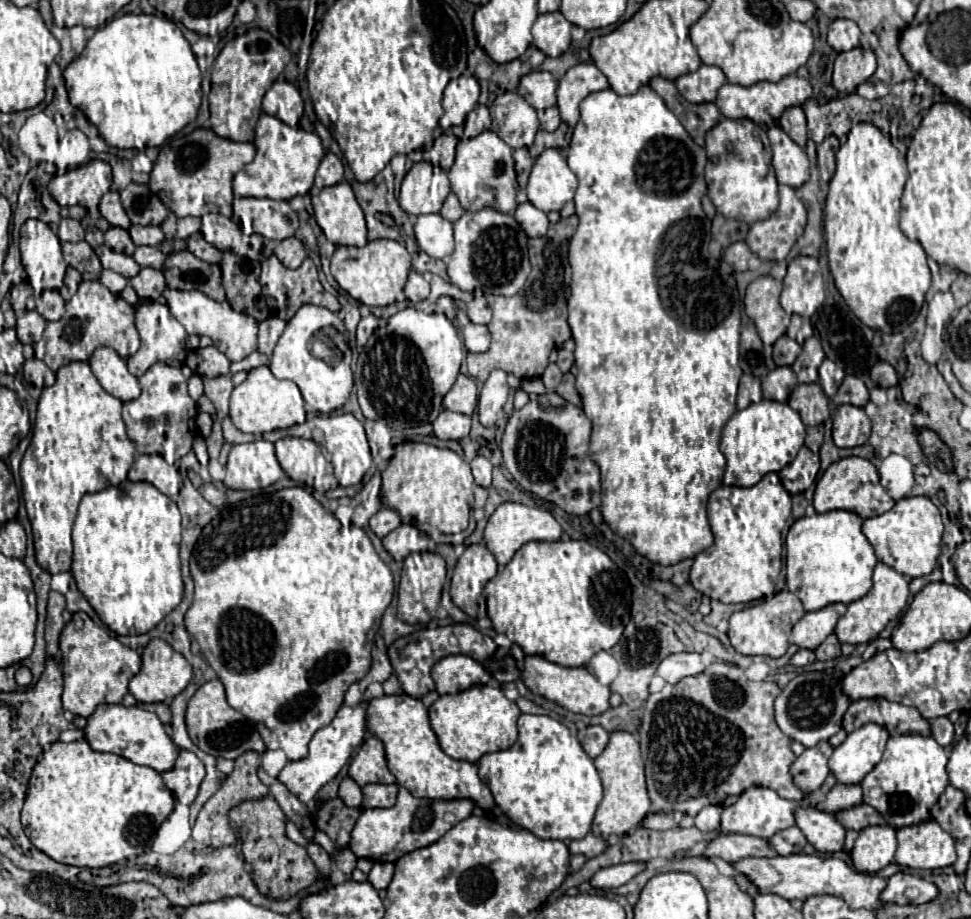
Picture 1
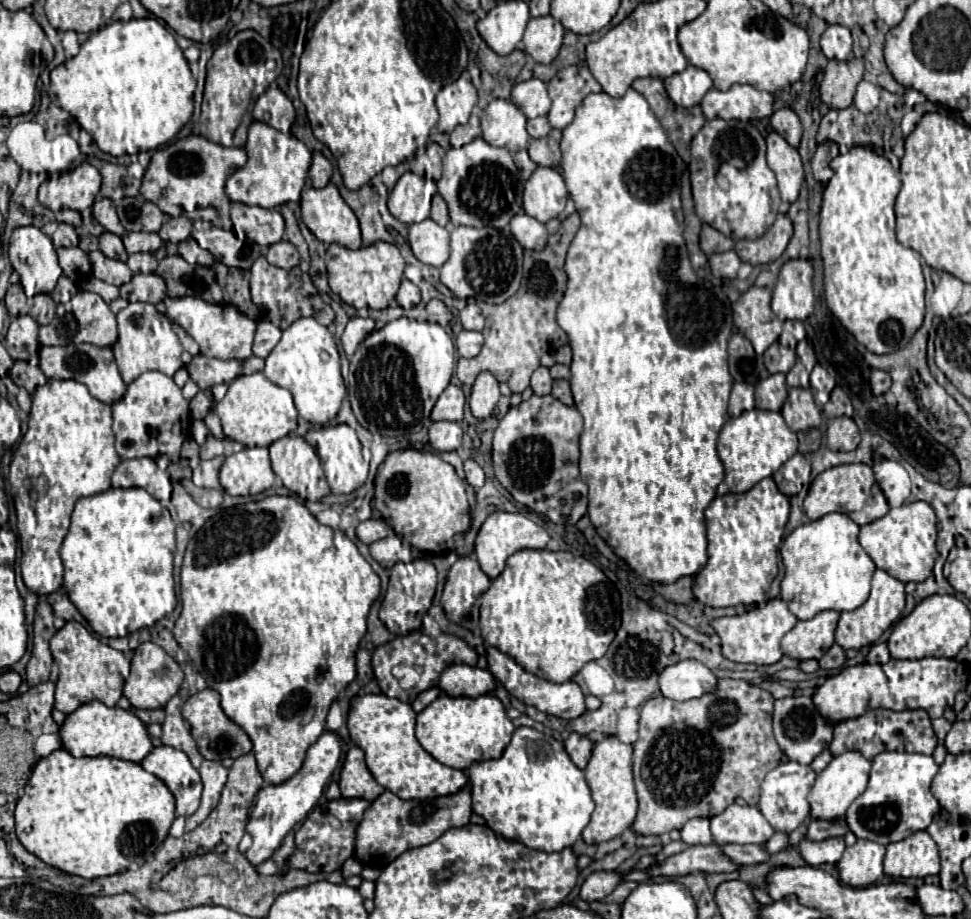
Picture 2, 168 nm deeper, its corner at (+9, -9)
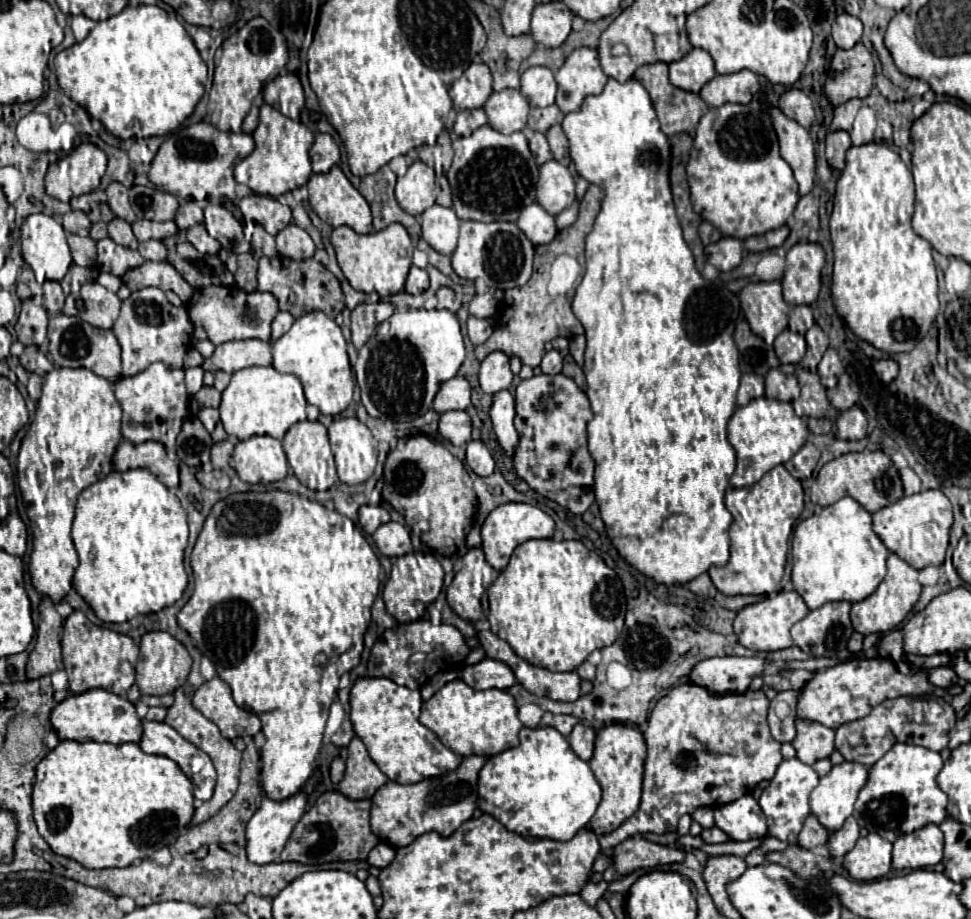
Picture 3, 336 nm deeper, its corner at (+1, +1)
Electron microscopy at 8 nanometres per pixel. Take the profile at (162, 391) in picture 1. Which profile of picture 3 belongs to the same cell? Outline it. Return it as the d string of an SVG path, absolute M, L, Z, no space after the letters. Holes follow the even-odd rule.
M152 363L148 369L132 377L122 377L114 385L114 393L124 411L122 437L132 443L158 441L172 453L176 445L176 437L180 435L184 421L190 417L188 391L184 385L184 371L172 369L164 363Z

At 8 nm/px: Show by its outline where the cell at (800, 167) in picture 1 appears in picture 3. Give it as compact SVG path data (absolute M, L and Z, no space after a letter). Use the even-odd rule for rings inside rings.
M778 107L770 109L770 117L772 117L774 131L778 135L780 155L794 171L794 179L800 185L800 195L806 195L810 193L814 183L814 165L816 165L814 141L810 139L804 127L794 123L794 119L782 115Z

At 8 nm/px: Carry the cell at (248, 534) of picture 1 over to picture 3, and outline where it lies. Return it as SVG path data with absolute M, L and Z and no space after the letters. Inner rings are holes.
M248 491L248 493L228 495L226 499L218 501L212 507L190 557L190 567L196 581L196 593L182 607L178 625L190 633L190 637L194 639L202 655L206 655L214 663L218 677L230 685L232 697L238 703L238 707L252 711L260 717L262 733L266 735L266 743L262 745L262 751L260 751L262 753L262 789L266 795L270 795L270 799L286 799L294 795L294 791L298 791L298 787L302 787L302 783L306 783L306 779L312 775L312 769L316 765L314 761L322 747L322 737L324 737L324 729L328 721L328 709L338 693L340 675L346 671L352 671L360 663L364 633L370 623L370 607L381 589L381 581L378 579L381 571L380 561L370 549L368 541L362 537L362 533L356 535L358 537L356 543L346 541L342 537L344 537L344 515L340 515L338 511L328 511L320 503L300 497L298 493Z

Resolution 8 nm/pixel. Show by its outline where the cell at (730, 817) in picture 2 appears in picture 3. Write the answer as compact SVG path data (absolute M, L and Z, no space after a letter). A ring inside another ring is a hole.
M744 795L732 803L720 805L714 811L716 825L726 831L734 841L750 841L766 837L768 825L758 801L752 795Z

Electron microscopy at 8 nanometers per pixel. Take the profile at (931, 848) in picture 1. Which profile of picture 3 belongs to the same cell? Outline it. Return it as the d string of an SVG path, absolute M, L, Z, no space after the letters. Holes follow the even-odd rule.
M930 823L894 841L892 867L898 871L934 867L942 861L942 849L944 849L942 831L938 829L938 825Z

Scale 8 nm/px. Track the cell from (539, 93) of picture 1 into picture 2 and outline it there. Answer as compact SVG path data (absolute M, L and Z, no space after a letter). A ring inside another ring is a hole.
M528 79L516 83L512 89L512 103L530 119L546 115L550 111L550 97L546 91L546 83L542 83L540 79Z

